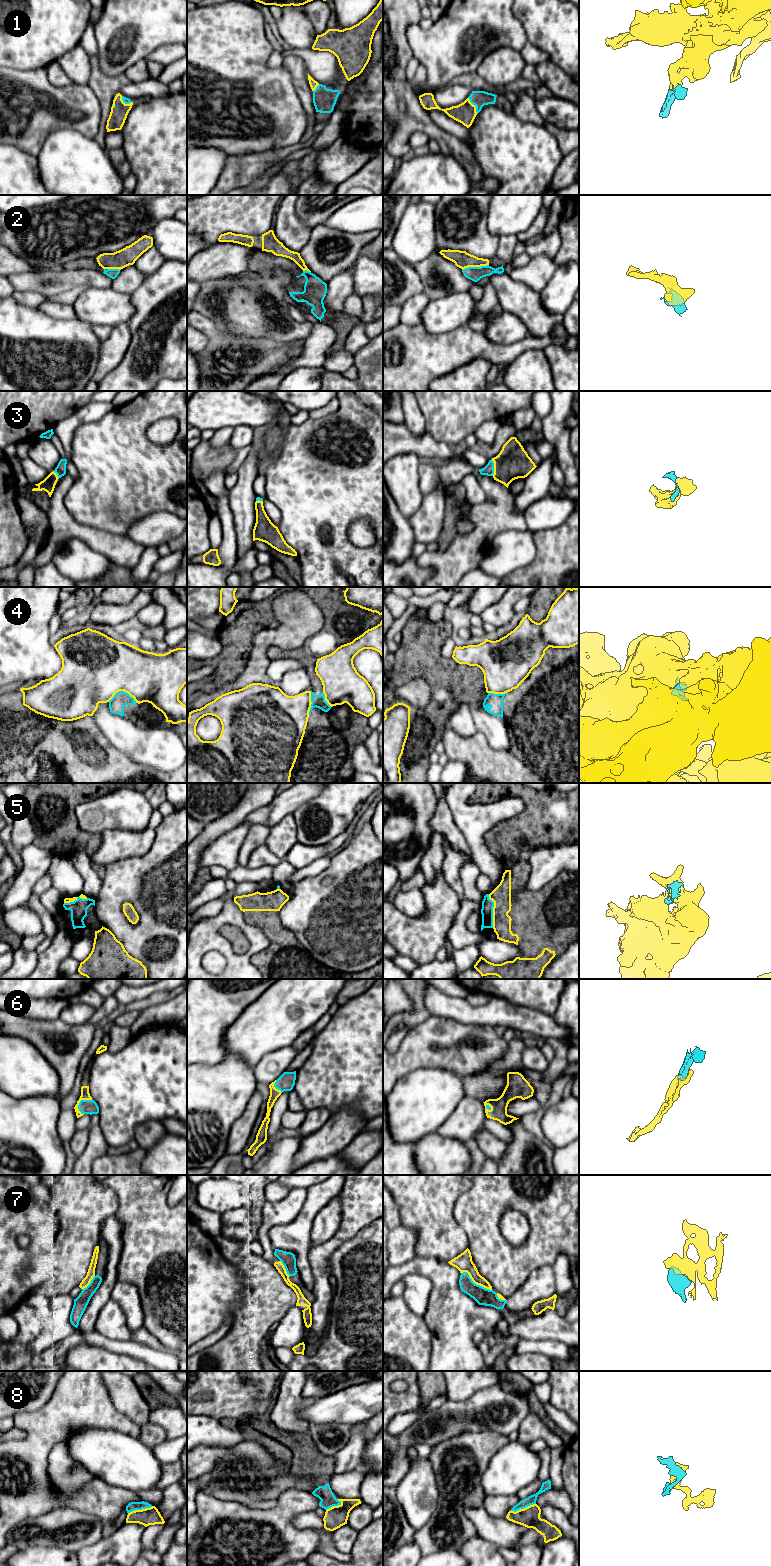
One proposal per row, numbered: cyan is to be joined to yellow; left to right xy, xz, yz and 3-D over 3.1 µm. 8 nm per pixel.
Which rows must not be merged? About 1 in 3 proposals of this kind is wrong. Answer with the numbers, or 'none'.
2, 4, 7, 8

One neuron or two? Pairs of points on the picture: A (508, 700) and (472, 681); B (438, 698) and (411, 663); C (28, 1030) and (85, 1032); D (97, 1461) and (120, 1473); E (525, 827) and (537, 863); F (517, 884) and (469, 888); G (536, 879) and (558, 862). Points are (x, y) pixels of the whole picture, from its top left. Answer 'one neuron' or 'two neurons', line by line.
A: one neuron
B: one neuron
C: one neuron
D: one neuron
E: two neurons
F: two neurons
G: one neuron

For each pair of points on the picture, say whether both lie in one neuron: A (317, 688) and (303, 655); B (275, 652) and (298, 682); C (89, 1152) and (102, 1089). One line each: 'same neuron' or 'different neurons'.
A: same neuron
B: different neurons
C: different neurons

